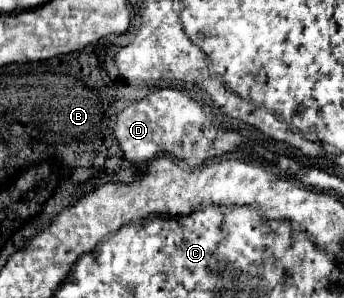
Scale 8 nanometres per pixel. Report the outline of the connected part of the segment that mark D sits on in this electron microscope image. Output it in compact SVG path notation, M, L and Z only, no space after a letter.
M162 88L158 92L152 92L148 98L134 102L126 110L122 110L116 118L114 134L126 160L136 164L150 162L160 152L168 152L176 158L182 158L190 166L198 166L198 162L204 162L206 158L236 152L240 144L246 142L234 130L216 128L206 118L204 108L198 102L190 100L184 92L174 88Z

